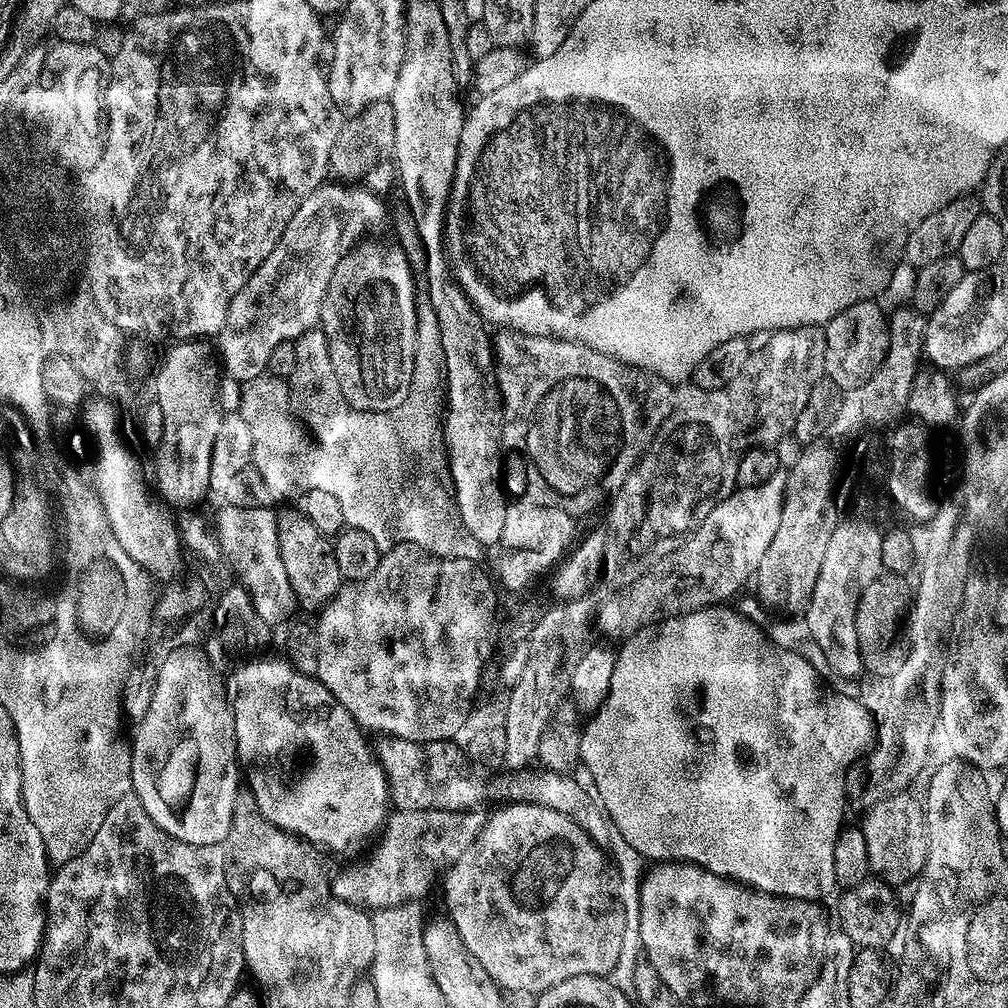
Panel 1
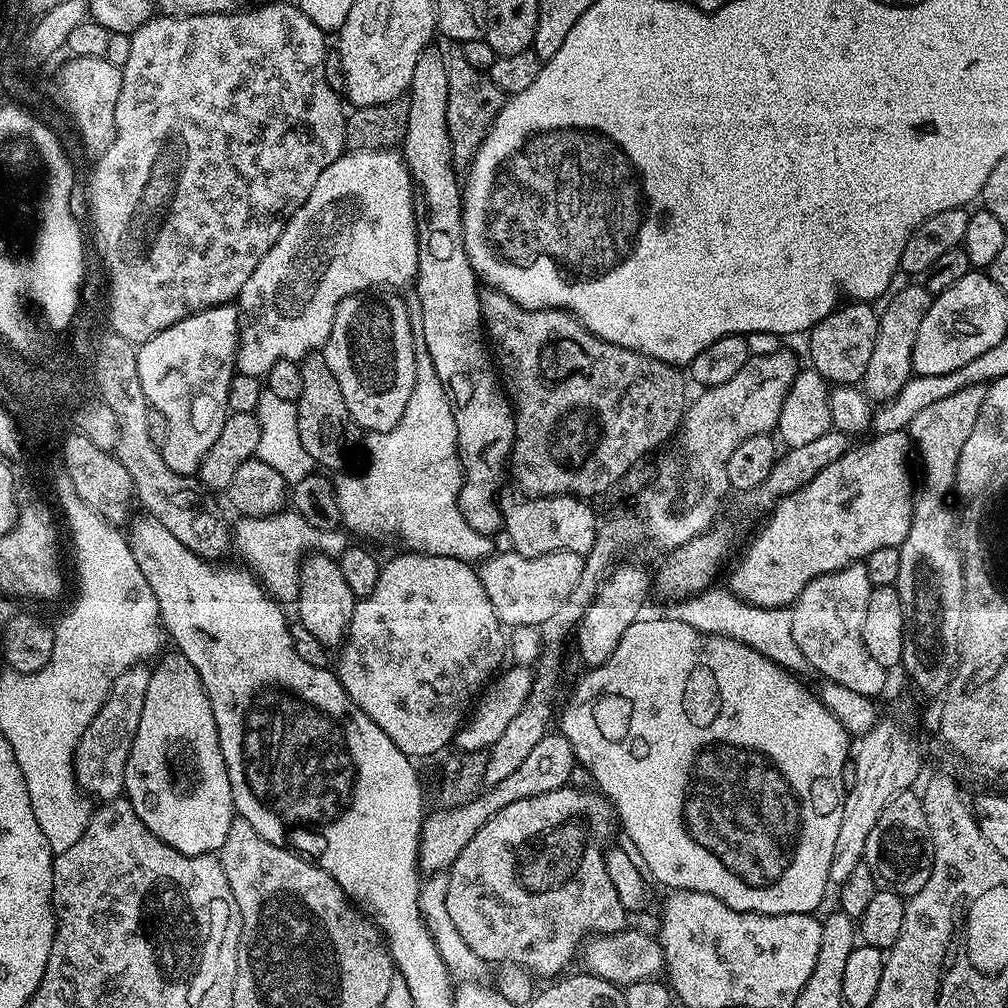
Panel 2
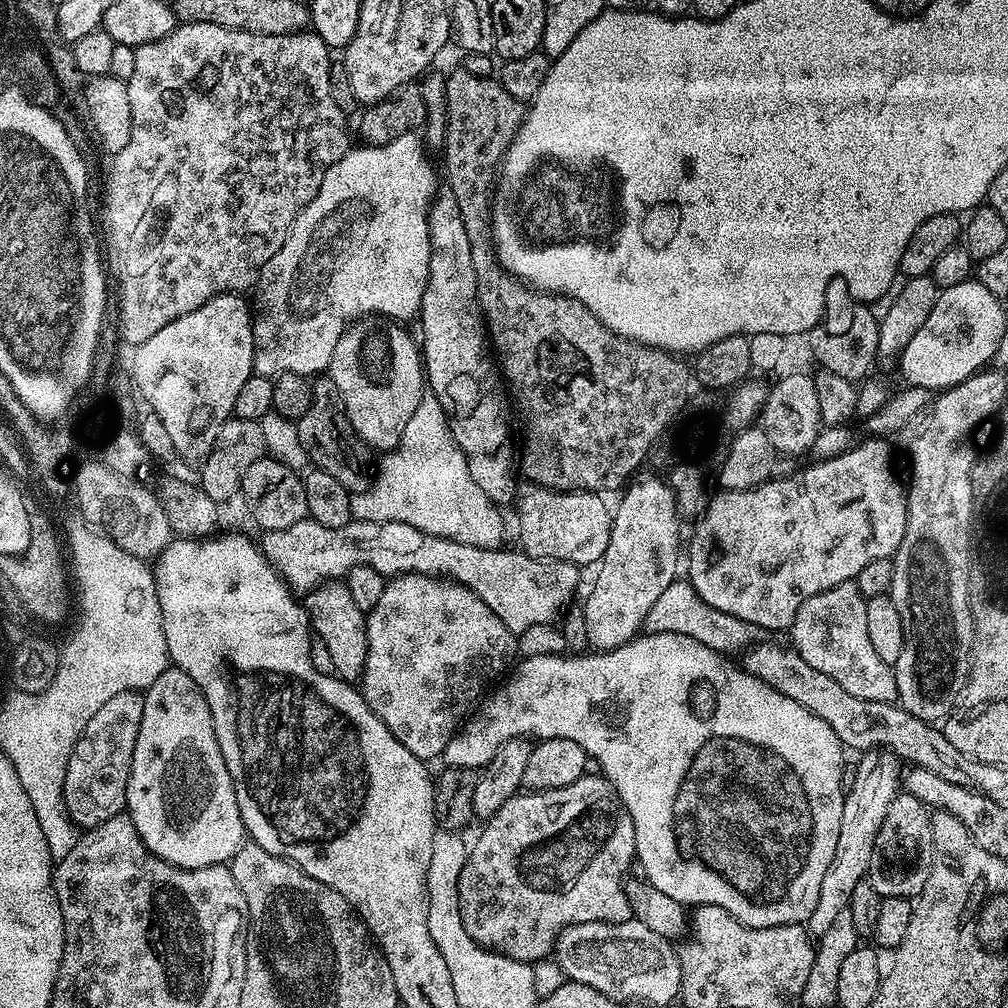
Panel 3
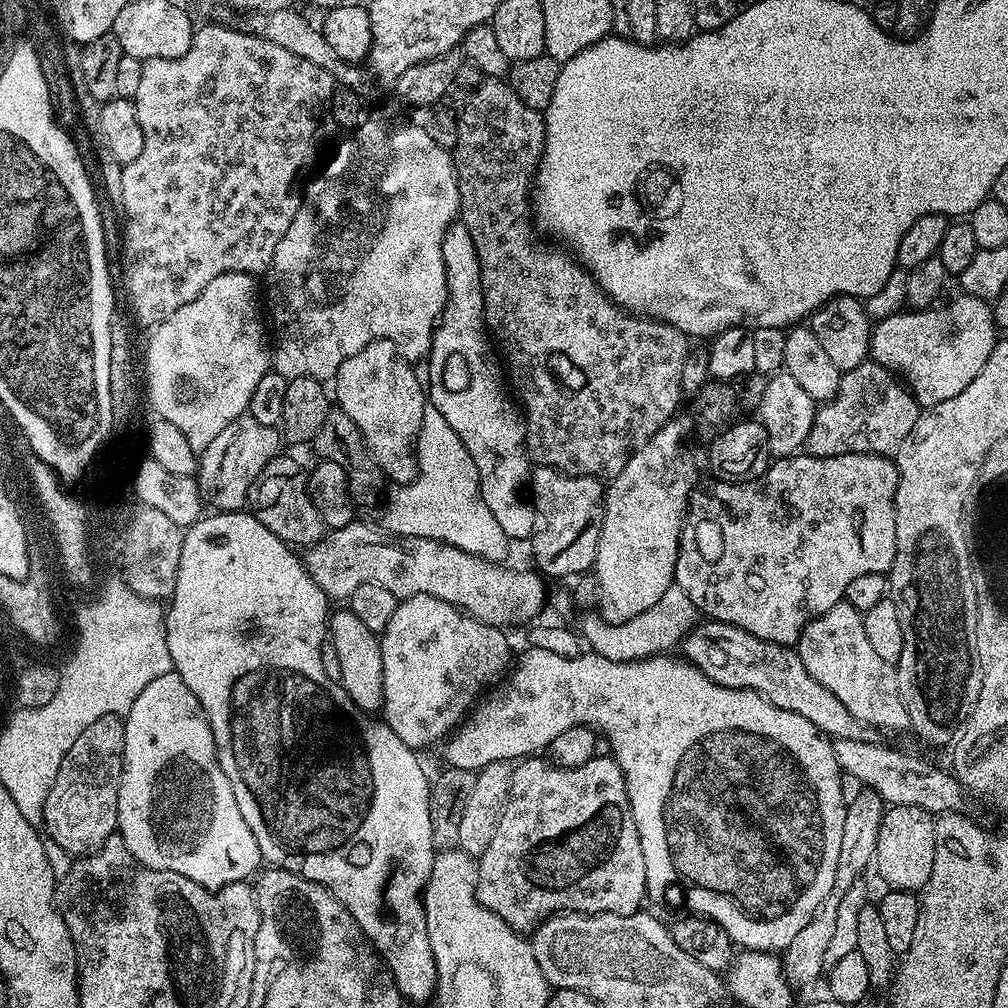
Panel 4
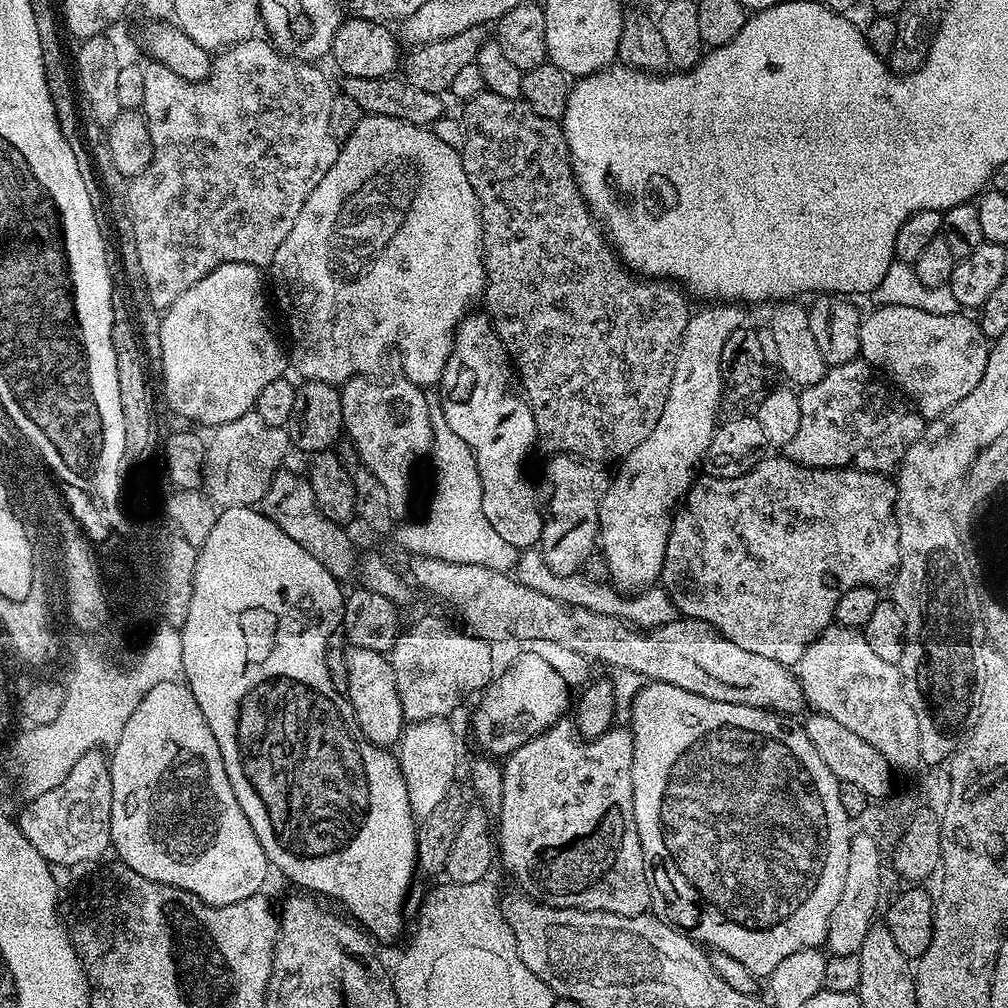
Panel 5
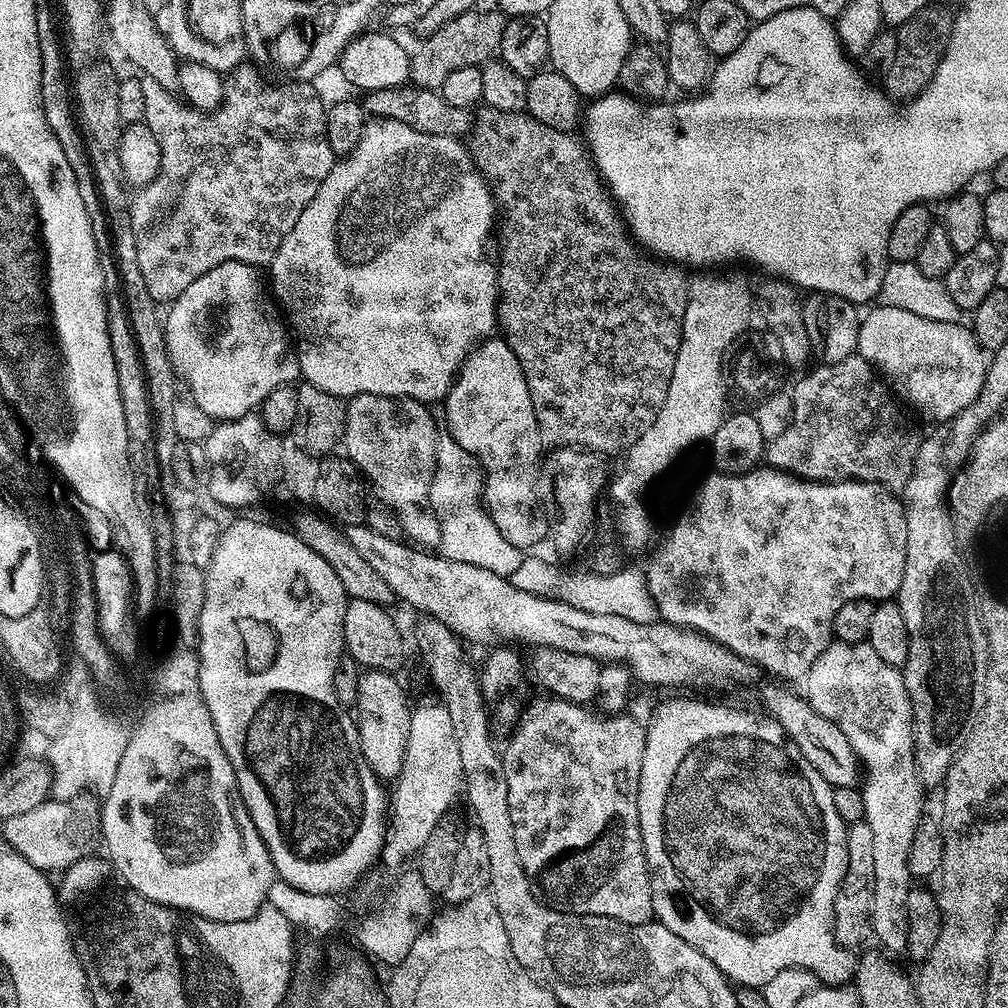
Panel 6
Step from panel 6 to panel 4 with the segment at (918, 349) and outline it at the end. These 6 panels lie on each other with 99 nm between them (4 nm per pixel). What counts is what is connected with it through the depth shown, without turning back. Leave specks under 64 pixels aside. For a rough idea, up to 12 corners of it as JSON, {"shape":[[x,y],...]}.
{"shape":[[989,301],[875,321],[871,359],[921,409],[962,394],[998,339]]}

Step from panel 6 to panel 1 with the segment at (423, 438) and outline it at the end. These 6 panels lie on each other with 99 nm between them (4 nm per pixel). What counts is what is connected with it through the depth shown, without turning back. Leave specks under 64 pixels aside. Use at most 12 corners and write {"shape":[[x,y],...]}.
{"shape":[[399,246],[334,270],[319,327],[349,409],[408,396],[418,285]]}

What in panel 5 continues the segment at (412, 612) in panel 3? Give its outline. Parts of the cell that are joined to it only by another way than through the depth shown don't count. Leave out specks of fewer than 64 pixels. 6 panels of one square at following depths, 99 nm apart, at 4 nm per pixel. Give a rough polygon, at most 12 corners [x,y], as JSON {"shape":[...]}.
{"shape":[[436,616],[390,659],[405,721],[451,717],[494,679],[493,645]]}

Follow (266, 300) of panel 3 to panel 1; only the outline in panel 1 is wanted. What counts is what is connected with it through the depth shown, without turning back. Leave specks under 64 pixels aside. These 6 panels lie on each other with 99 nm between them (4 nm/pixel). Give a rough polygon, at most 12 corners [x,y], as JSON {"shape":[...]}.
{"shape":[[325,182],[234,294],[223,371],[247,382],[320,323],[345,255],[380,216]]}

